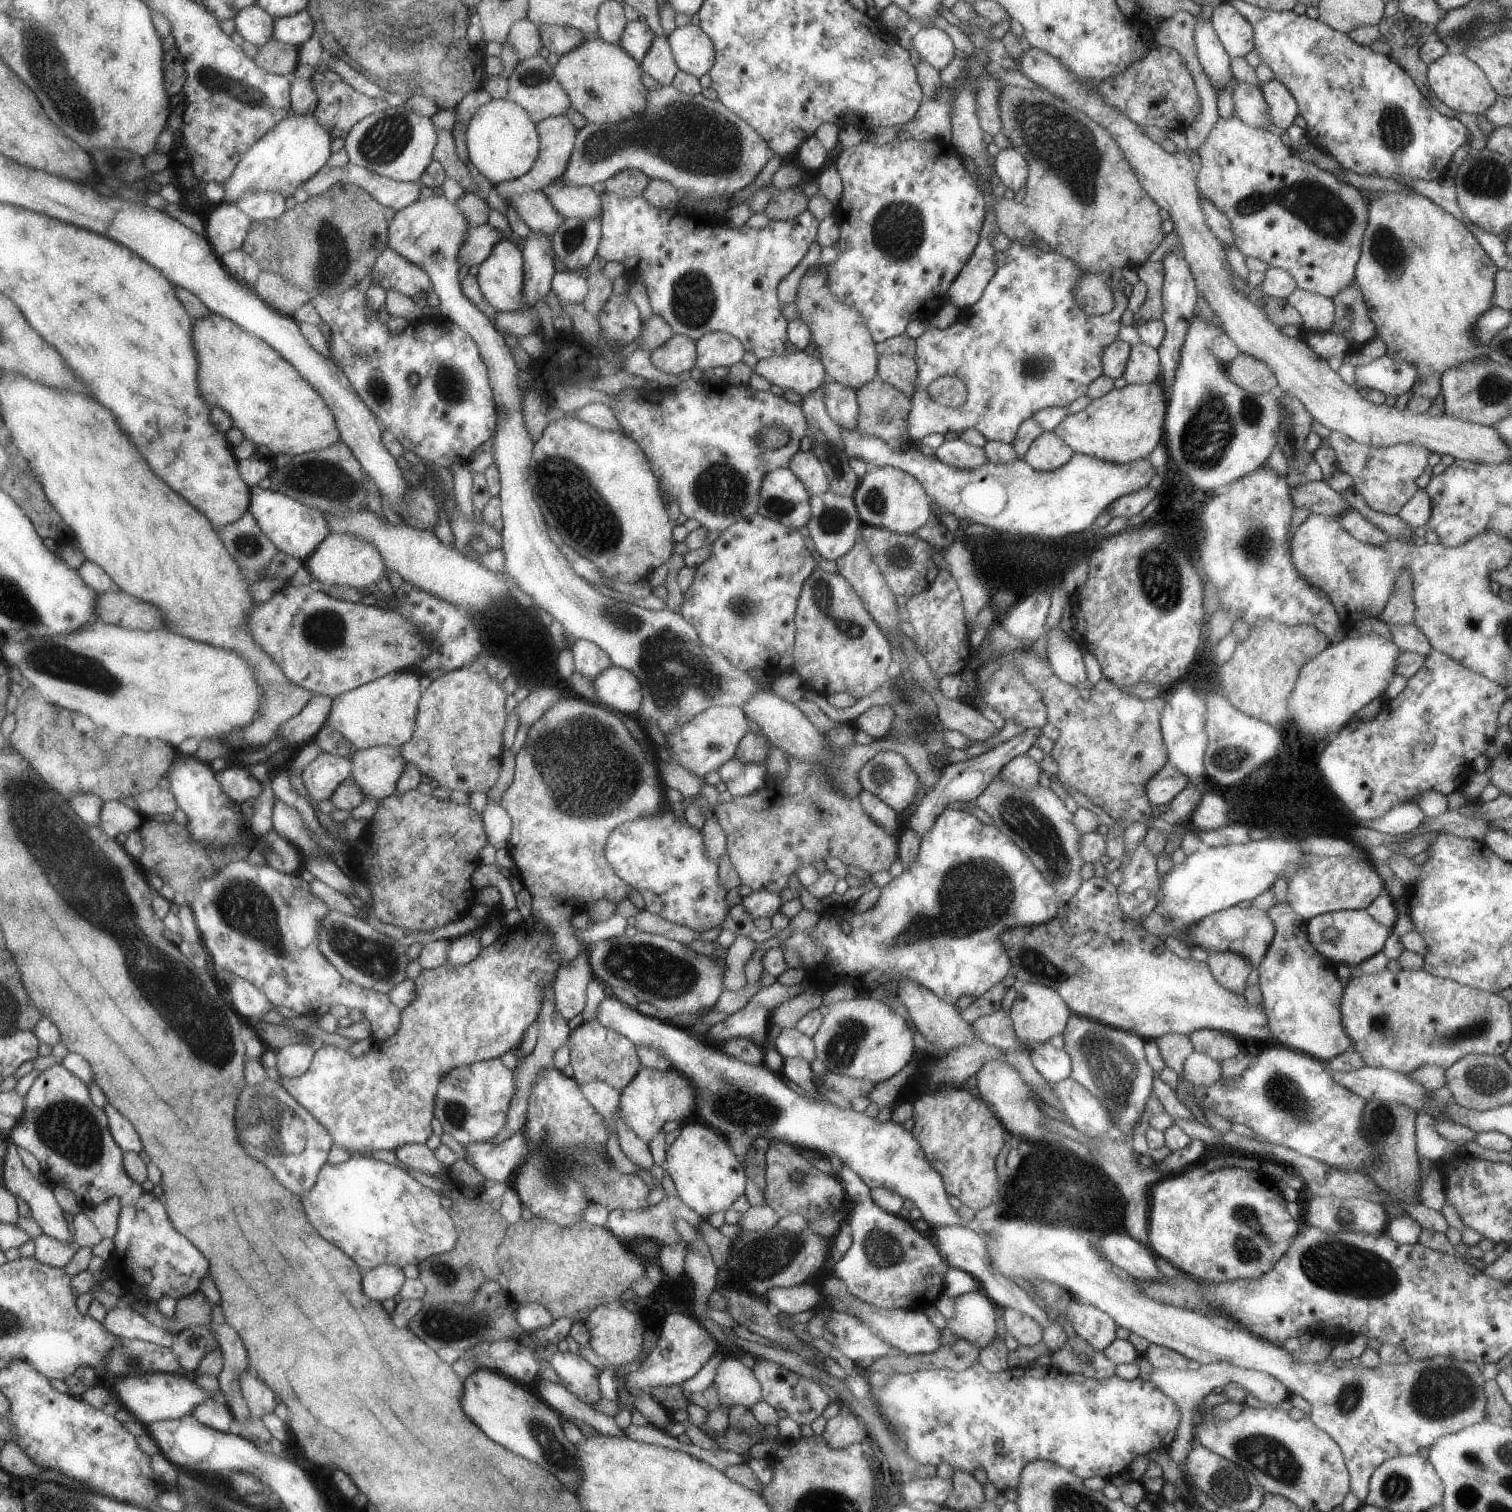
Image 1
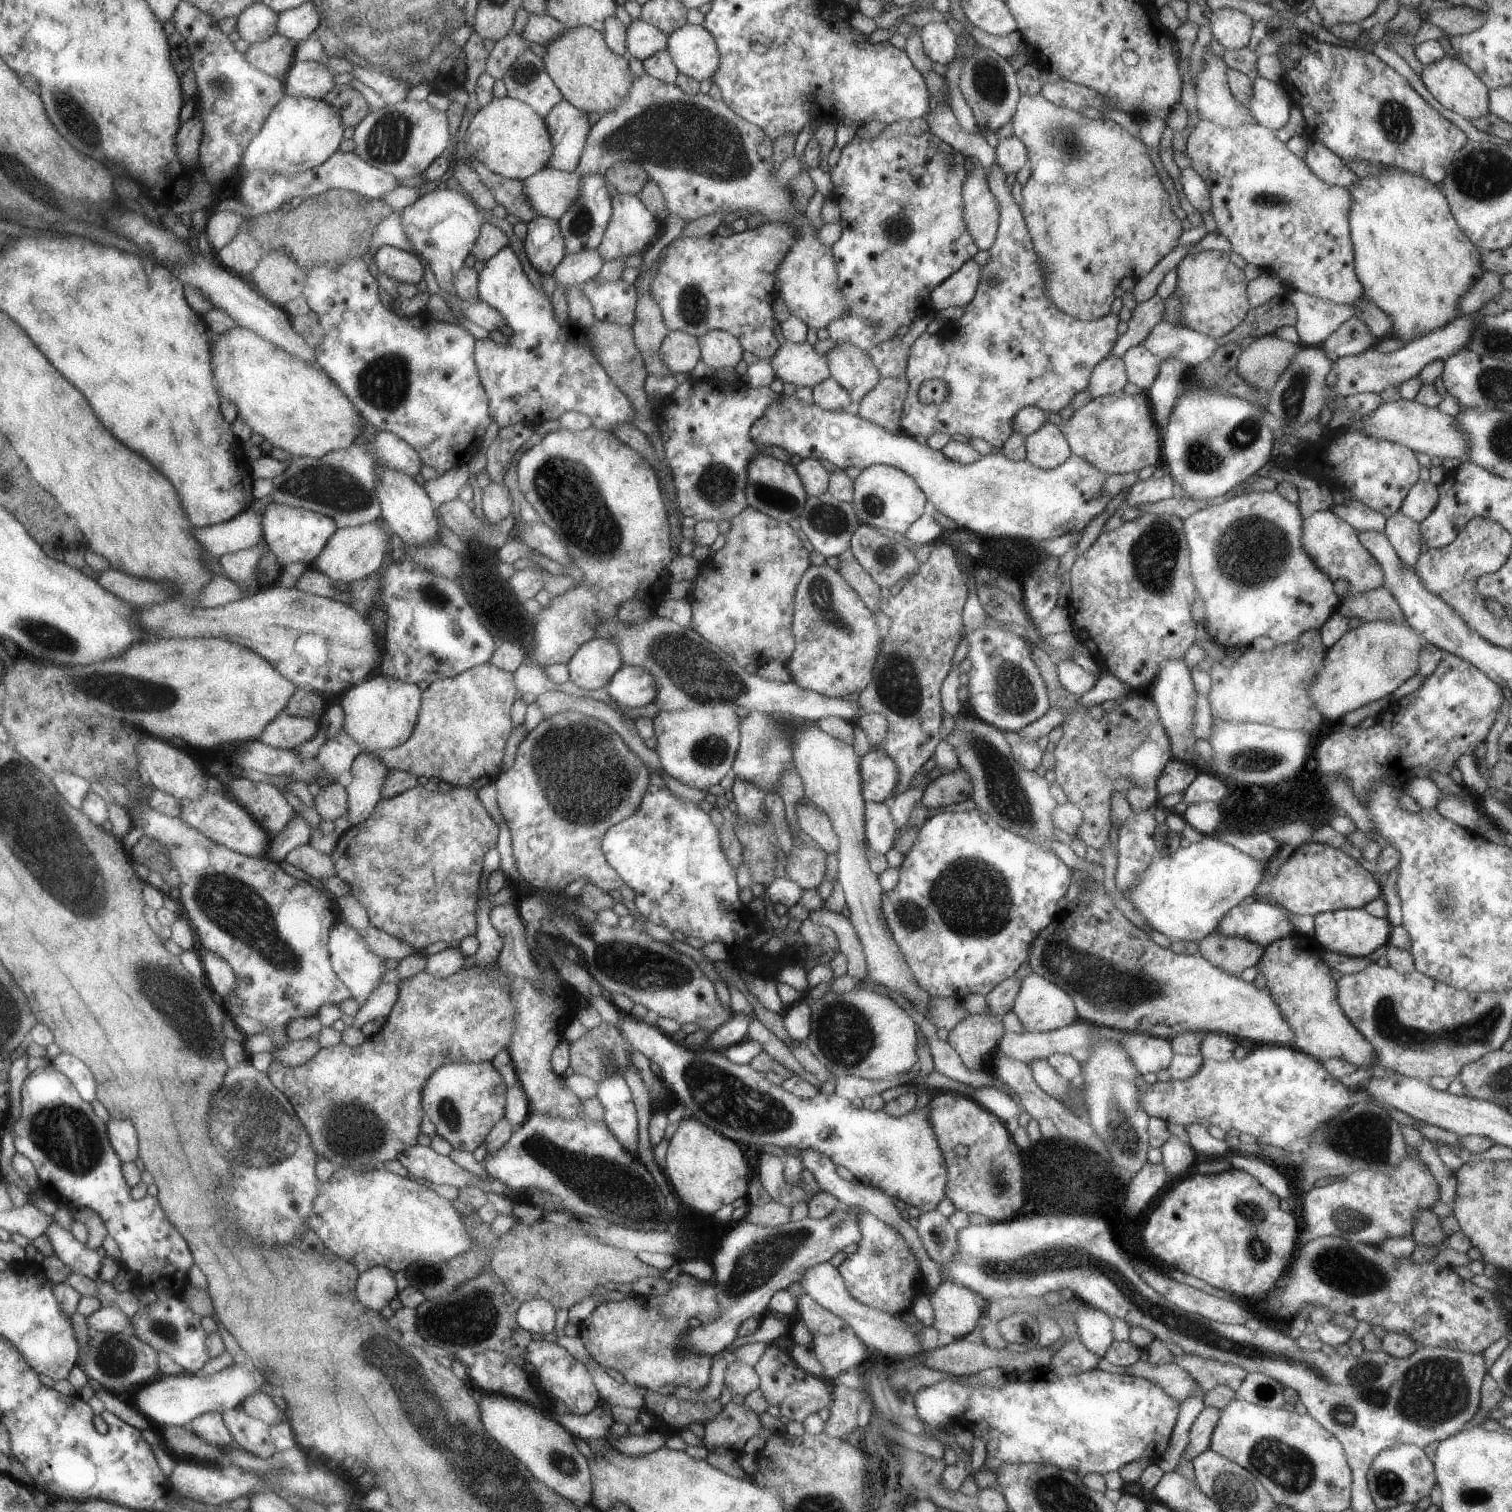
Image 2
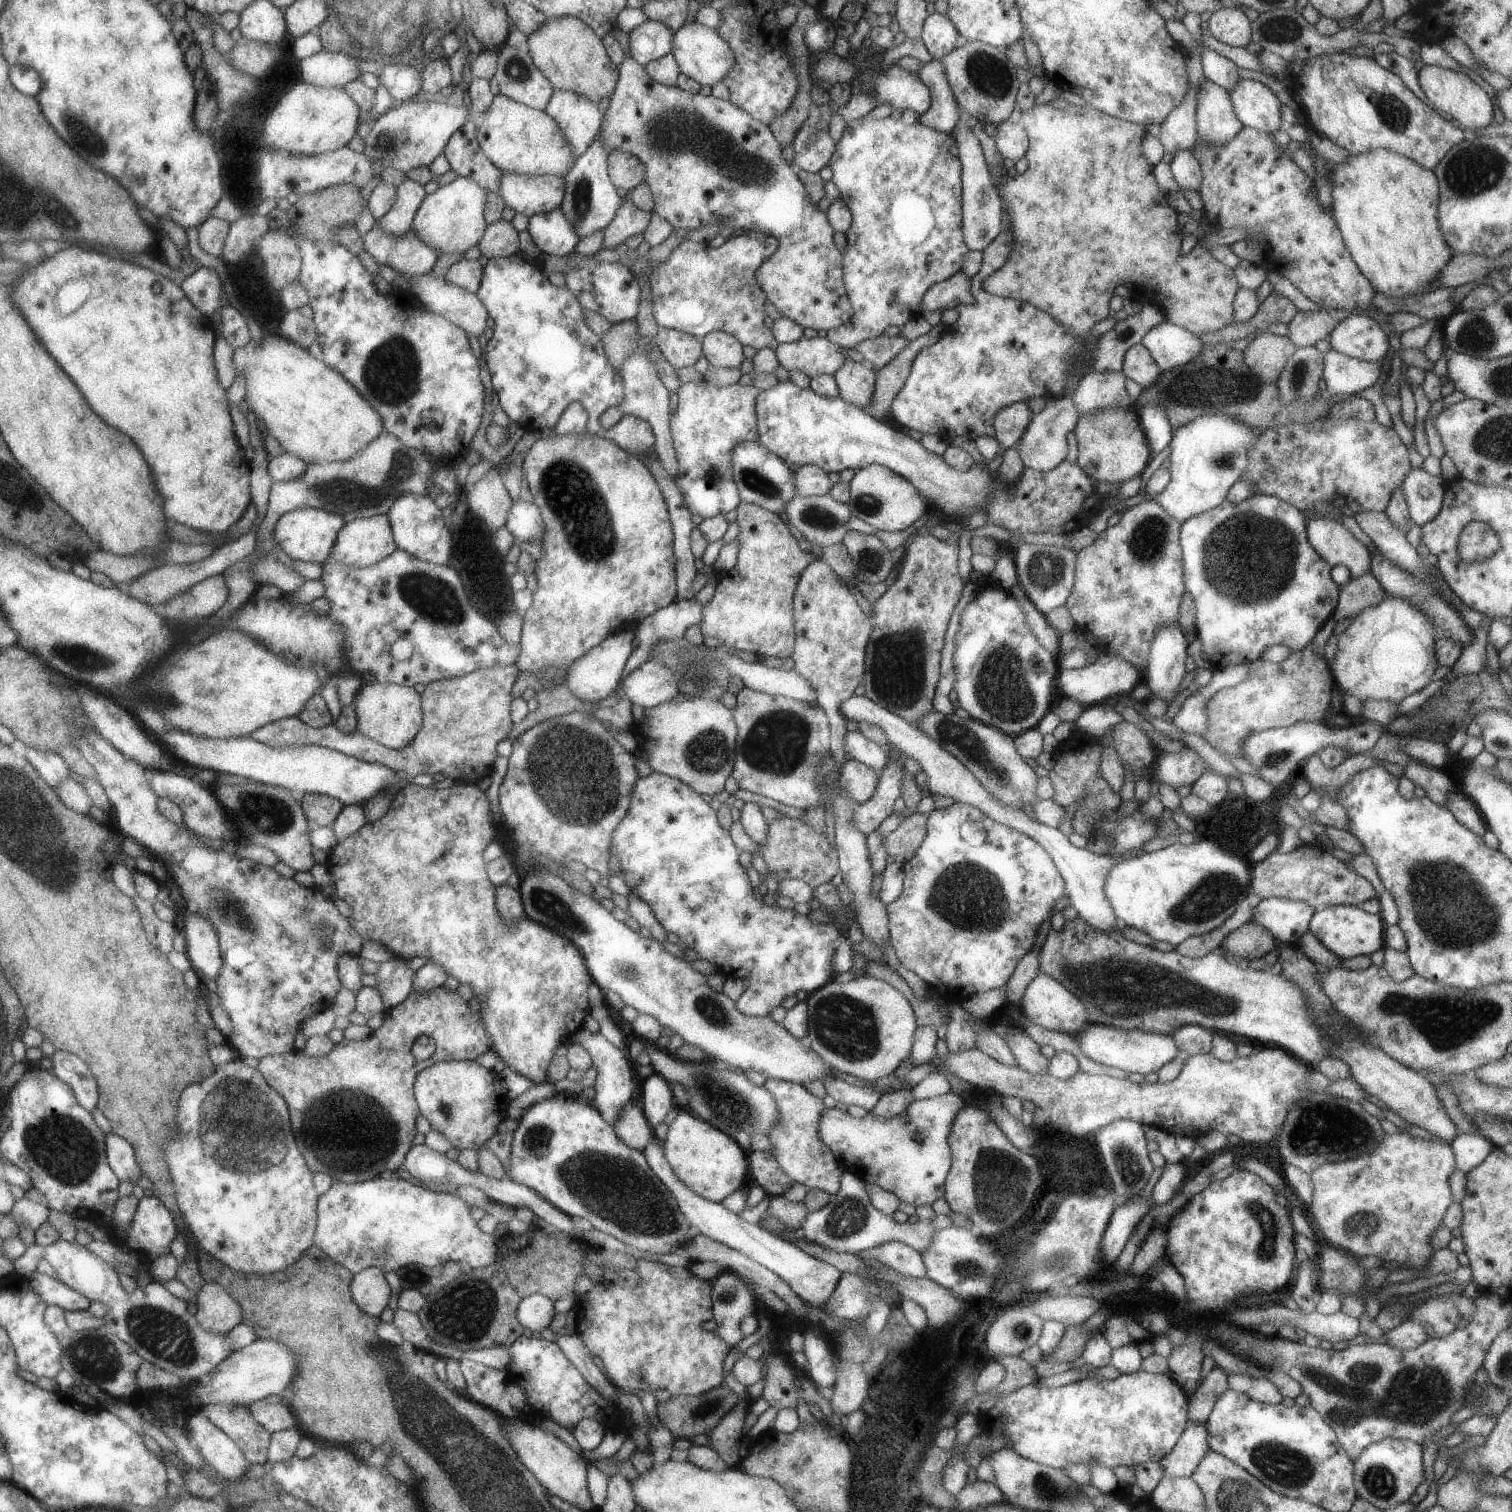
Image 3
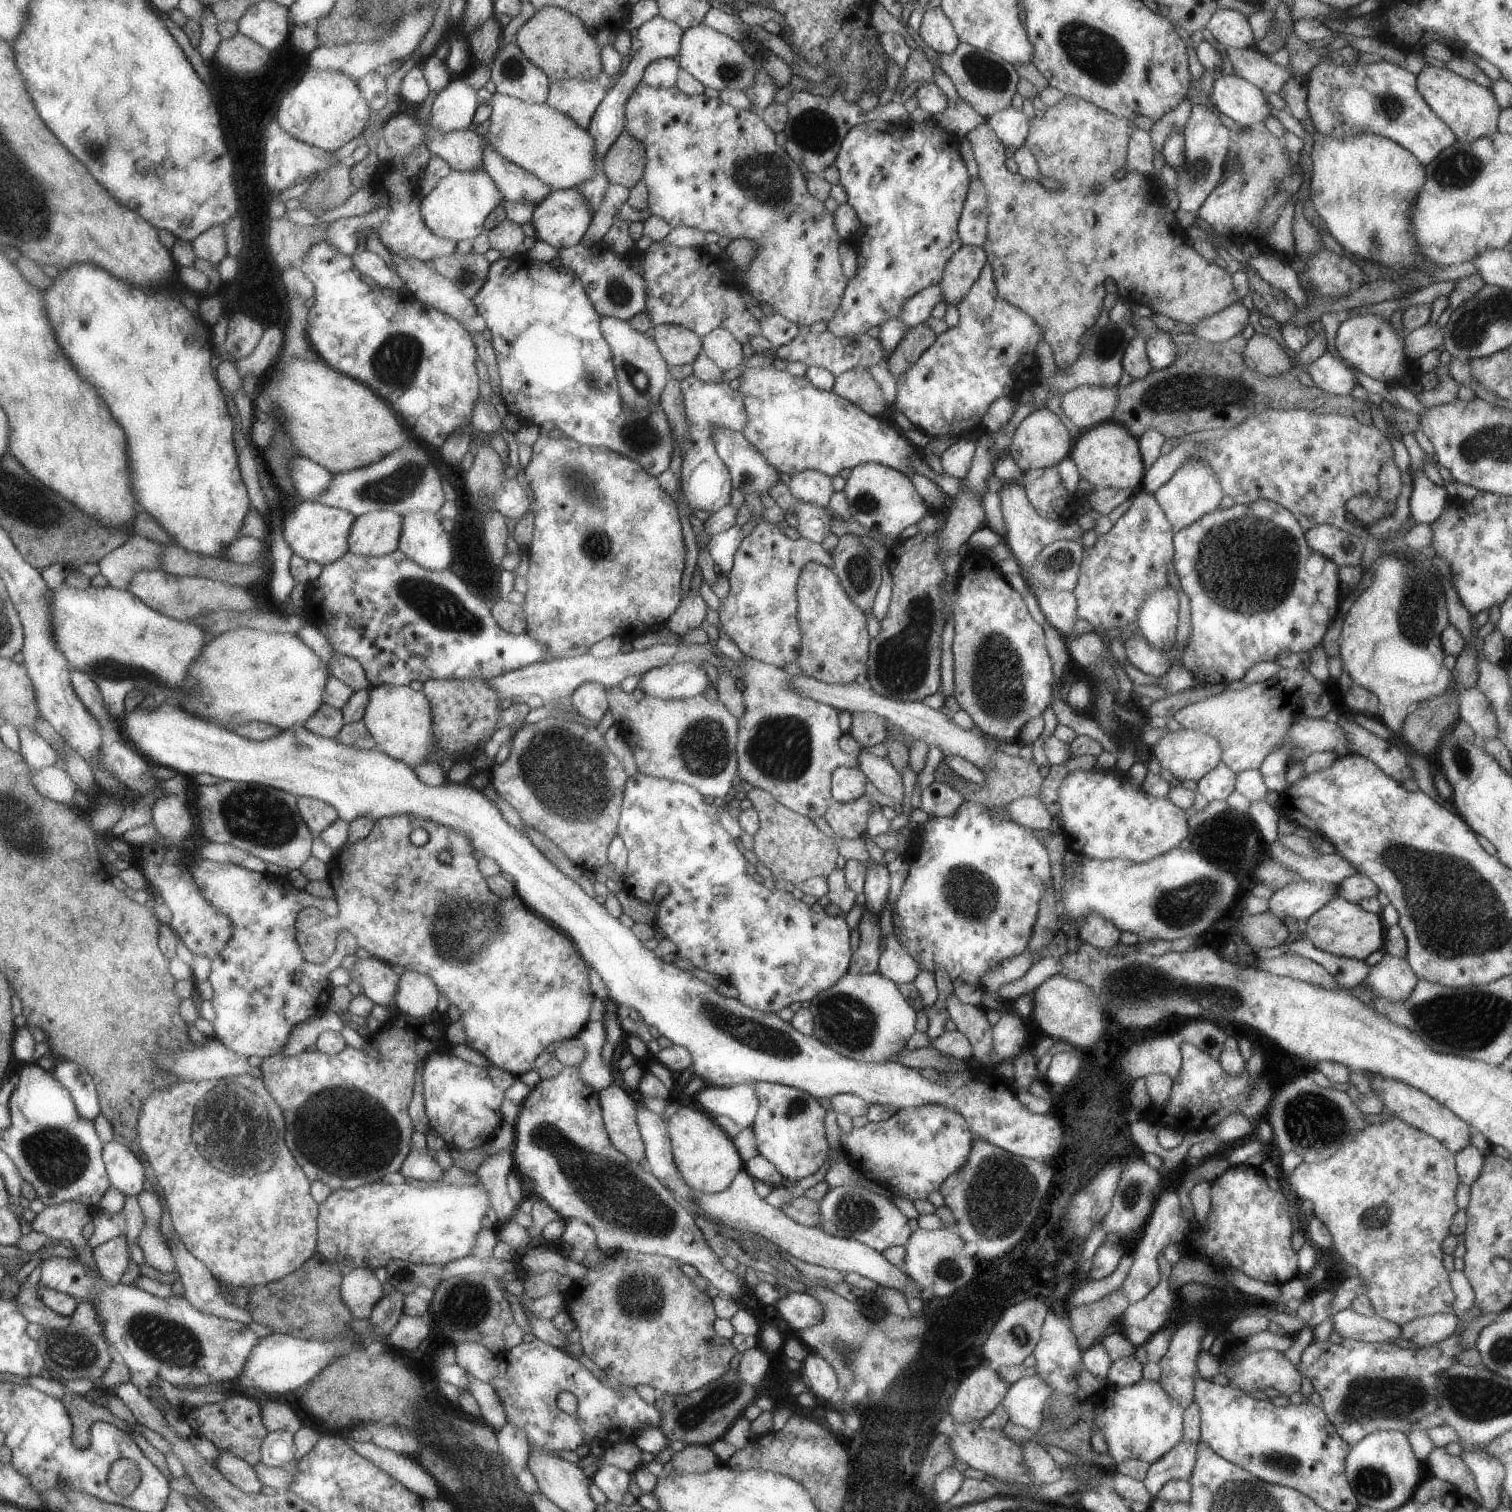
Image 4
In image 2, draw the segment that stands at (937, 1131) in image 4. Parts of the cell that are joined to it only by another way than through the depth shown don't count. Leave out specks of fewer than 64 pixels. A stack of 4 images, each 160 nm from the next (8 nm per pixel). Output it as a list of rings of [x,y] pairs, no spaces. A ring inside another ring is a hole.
[[[618,1011],[618,1014],[618,1030],[634,1049],[660,1066],[660,1076],[672,1090],[676,1102],[686,1107],[689,1115],[717,1130],[726,1138],[739,1144],[758,1146],[775,1144],[782,1148],[798,1148],[801,1151],[815,1150],[831,1158],[836,1166],[846,1167],[860,1184],[875,1186],[896,1200],[903,1200],[907,1205],[915,1206],[921,1212],[937,1210],[945,1198],[947,1166],[932,1125],[927,1119],[929,1106],[917,1112],[910,1111],[901,1117],[893,1117],[884,1109],[871,1111],[863,1106],[858,1108],[836,1093],[819,1092],[814,1098],[801,1099],[784,1090],[782,1085],[768,1081],[765,1073],[751,1063],[731,1062],[724,1056],[722,1049],[708,1046],[700,1049],[691,1048],[685,1042],[676,1042],[672,1035],[665,1033],[658,1026],[637,1020],[632,1013]]]

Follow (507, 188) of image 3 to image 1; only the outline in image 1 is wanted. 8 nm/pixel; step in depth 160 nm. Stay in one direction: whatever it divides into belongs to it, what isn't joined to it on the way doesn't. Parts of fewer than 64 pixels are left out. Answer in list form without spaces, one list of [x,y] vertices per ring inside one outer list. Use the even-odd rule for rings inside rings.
[[[556,180],[542,191],[546,193],[554,208],[567,219],[590,221],[602,216],[602,196],[596,194],[592,186],[571,185]]]

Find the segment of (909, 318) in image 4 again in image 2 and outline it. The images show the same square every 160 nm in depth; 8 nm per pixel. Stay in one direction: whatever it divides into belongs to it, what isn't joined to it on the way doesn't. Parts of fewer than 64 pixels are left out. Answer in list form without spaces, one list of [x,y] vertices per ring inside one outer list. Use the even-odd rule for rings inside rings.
[[[970,260],[957,272],[946,278],[942,284],[930,292],[930,302],[936,312],[949,307],[964,307],[976,295],[976,288],[980,282],[980,266]]]

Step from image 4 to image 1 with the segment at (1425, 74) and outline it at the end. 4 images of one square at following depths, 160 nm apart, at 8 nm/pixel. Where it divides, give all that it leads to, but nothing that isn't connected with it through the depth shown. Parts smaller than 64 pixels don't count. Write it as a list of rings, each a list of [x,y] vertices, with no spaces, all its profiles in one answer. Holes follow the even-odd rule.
[[[1446,53],[1428,65],[1427,77],[1430,88],[1448,108],[1458,113],[1483,115],[1498,98],[1486,73],[1464,53]]]

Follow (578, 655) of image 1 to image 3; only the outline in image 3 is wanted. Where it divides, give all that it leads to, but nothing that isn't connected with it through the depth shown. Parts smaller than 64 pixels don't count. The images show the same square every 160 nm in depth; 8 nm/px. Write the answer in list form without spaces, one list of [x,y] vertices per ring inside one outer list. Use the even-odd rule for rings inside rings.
[[[629,628],[620,629],[614,634],[609,634],[600,644],[588,650],[586,654],[568,666],[566,683],[576,697],[593,705],[616,690],[618,682],[621,682],[624,666],[634,652],[634,637],[635,631],[629,630]]]

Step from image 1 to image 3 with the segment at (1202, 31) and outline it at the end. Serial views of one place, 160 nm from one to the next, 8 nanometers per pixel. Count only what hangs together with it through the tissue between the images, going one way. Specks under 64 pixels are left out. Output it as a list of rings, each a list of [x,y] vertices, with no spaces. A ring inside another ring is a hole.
[[[1204,79],[1195,97],[1198,139],[1225,143],[1242,130],[1230,93],[1223,86]]]

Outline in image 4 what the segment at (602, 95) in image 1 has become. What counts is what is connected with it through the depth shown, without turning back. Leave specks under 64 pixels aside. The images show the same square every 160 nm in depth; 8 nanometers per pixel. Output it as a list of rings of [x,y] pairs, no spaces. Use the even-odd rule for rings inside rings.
[[[560,7],[537,9],[535,15],[518,30],[515,42],[552,81],[604,79],[601,47],[596,36],[584,26],[578,16]]]

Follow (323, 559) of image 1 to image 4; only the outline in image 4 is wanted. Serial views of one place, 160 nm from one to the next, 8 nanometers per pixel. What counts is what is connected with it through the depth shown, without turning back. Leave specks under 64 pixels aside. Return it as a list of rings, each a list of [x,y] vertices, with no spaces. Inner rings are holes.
[[[391,510],[372,511],[355,517],[347,550],[364,557],[381,557],[399,548],[402,515]]]

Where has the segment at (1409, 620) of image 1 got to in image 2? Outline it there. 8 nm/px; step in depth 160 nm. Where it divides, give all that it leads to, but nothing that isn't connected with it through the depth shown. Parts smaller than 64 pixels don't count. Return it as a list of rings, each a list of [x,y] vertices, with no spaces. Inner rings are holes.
[[[1398,511],[1387,520],[1384,534],[1396,549],[1404,566],[1415,570],[1422,548],[1420,538],[1423,537],[1419,523]]]

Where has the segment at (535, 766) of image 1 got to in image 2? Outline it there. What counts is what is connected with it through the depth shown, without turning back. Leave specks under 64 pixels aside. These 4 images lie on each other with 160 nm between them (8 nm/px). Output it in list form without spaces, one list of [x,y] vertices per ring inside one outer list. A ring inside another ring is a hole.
[[[577,711],[560,712],[542,720],[534,730],[528,733],[526,739],[520,744],[514,766],[507,772],[502,771],[494,783],[497,789],[497,802],[500,811],[512,834],[514,857],[521,873],[521,878],[530,883],[536,892],[545,891],[562,894],[569,884],[578,881],[580,878],[587,878],[590,884],[604,890],[606,893],[613,890],[620,890],[625,883],[614,871],[614,868],[606,861],[601,848],[602,838],[604,834],[606,834],[606,830],[609,830],[612,826],[618,824],[618,822],[638,813],[643,797],[651,790],[650,775],[651,772],[646,767],[646,764],[630,750],[626,742],[624,742],[617,733],[612,730],[608,724],[602,722],[602,720],[585,716]],[[496,961],[488,963],[485,967],[472,965],[468,969],[462,968],[457,973],[444,978],[435,977],[424,970],[415,974],[415,976],[405,978],[405,981],[398,984],[399,997],[396,1004],[392,1007],[391,1013],[386,1017],[387,1020],[384,1026],[360,1046],[351,1047],[341,1042],[334,1046],[324,1047],[314,1055],[314,1058],[306,1062],[306,1064],[295,1067],[289,1067],[274,1060],[266,1074],[270,1077],[272,1084],[288,1097],[288,1100],[296,1112],[296,1119],[302,1121],[302,1124],[306,1127],[307,1133],[311,1136],[316,1154],[319,1158],[330,1159],[330,1162],[332,1162],[336,1168],[350,1167],[360,1171],[362,1169],[366,1171],[383,1168],[383,1162],[396,1159],[398,1154],[403,1150],[417,1144],[418,1140],[416,1138],[418,1138],[421,1133],[420,1124],[422,1124],[422,1120],[425,1118],[423,1104],[421,1103],[421,1092],[426,1081],[438,1067],[452,1063],[490,1062],[500,1050],[508,1050],[517,1025],[517,1012],[511,993],[511,983],[514,978],[516,978],[516,976],[513,974],[503,973],[503,970],[497,965]]]

